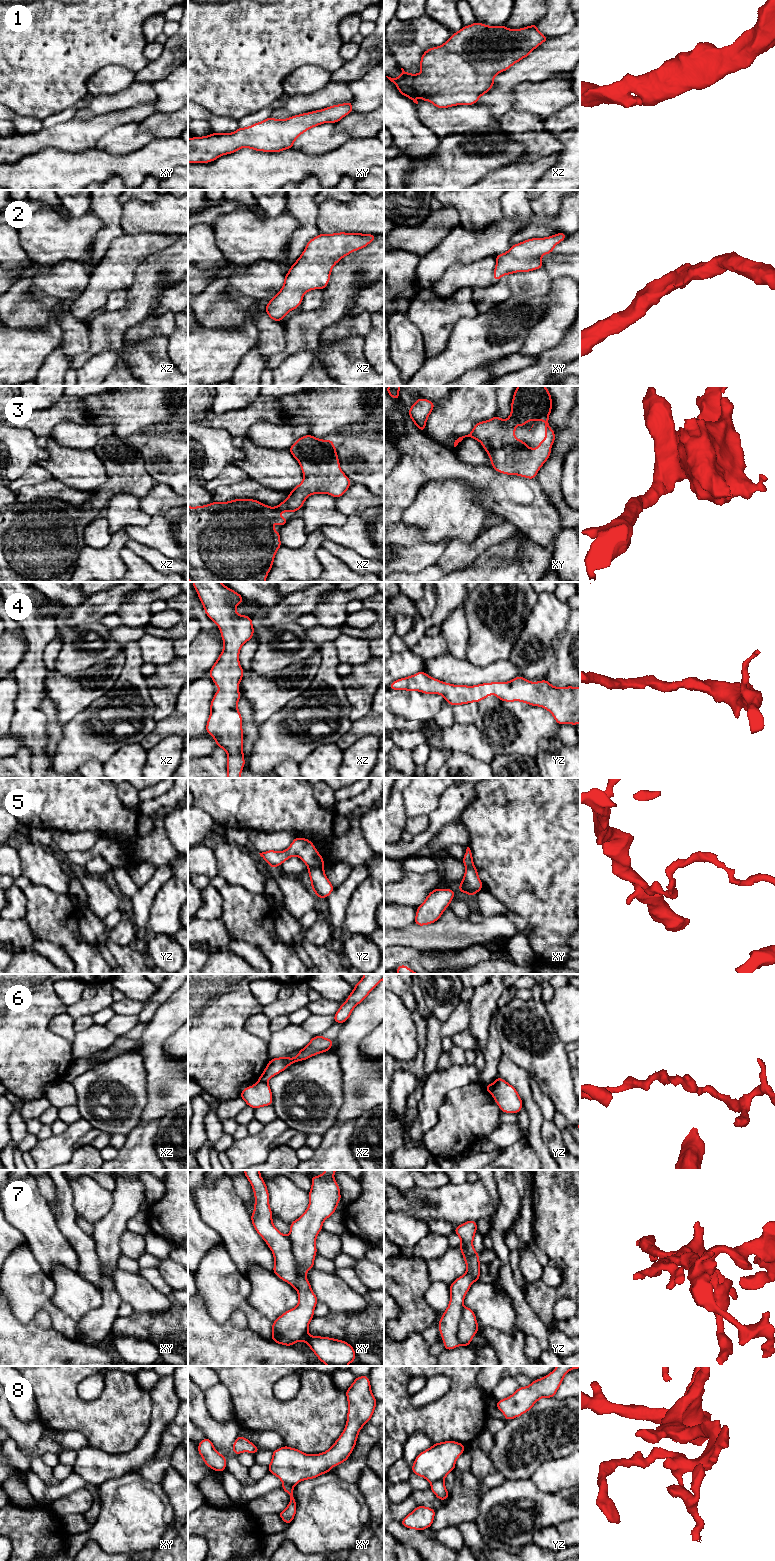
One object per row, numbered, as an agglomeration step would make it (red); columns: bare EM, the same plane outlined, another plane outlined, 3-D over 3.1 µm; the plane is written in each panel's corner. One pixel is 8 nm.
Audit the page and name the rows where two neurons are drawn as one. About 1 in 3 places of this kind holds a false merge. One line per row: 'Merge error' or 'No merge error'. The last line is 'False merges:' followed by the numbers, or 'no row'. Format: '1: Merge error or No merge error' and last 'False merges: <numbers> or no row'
1: No merge error
2: No merge error
3: No merge error
4: No merge error
5: Merge error
6: Merge error
7: Merge error
8: Merge error
False merges: 5, 6, 7, 8

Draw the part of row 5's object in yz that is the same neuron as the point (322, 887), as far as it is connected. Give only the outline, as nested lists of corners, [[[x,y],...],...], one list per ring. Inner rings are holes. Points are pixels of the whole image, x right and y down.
[[[314,867],[308,870],[311,880],[311,888],[318,898],[327,898],[334,890],[333,885],[328,880],[324,868]]]

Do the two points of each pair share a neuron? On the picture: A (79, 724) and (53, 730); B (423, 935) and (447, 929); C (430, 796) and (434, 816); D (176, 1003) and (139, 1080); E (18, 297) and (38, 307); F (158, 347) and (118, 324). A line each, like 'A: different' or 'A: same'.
A: different
B: same
C: different
D: different
E: same
F: different

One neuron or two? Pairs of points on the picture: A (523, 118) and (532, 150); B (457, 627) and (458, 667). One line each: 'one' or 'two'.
A: one
B: two

